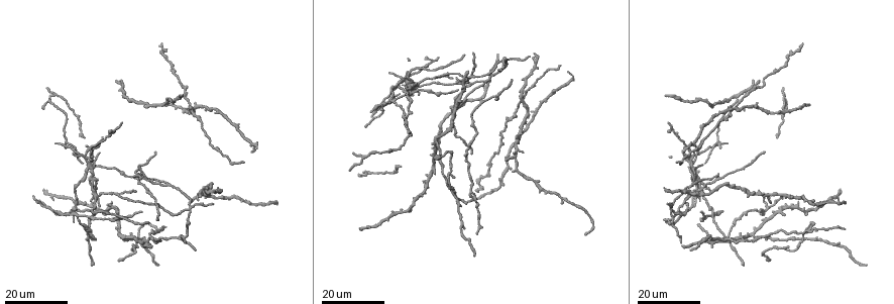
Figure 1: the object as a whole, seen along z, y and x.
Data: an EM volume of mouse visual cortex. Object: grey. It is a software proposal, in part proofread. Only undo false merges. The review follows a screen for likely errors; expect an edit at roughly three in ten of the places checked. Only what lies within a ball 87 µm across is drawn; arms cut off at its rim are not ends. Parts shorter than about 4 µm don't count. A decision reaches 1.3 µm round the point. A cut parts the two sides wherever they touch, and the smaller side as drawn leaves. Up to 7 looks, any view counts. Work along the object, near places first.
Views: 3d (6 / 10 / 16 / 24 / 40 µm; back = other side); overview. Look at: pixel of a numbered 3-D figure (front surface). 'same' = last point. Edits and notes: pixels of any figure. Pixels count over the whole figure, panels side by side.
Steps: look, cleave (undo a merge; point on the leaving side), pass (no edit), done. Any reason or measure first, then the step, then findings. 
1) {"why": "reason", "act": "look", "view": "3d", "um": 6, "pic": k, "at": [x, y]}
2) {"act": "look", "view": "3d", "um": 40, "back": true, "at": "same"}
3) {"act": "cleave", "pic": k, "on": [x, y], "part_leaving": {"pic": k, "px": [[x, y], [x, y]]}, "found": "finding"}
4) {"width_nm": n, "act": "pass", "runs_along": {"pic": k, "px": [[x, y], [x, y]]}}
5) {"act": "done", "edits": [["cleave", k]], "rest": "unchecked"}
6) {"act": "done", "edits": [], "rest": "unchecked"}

{"why": "three arms meet", "act": "look", "view": "3d", "um": 16, "pic": 1, "at": [118, 194]}

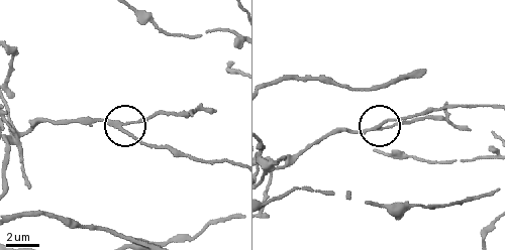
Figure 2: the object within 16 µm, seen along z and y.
{"why": "closer look", "act": "look", "view": "3d", "um": 6, "pic": 2, "at": [128, 123]}

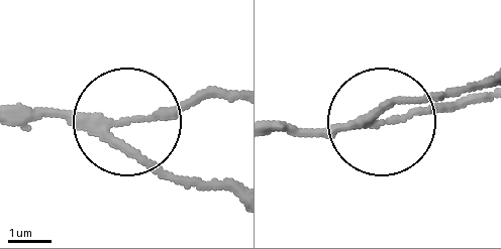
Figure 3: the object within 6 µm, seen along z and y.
{"arms": 3, "act": "cleave", "pic": 3, "on": [160, 108], "part_leaving": {"pic": 3, "px": [[96, 116], [233, 94]]}, "found": "a second neuron is stuck on"}

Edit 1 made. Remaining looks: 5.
{"why": "see it whole again", "act": "look", "view": "overview"}

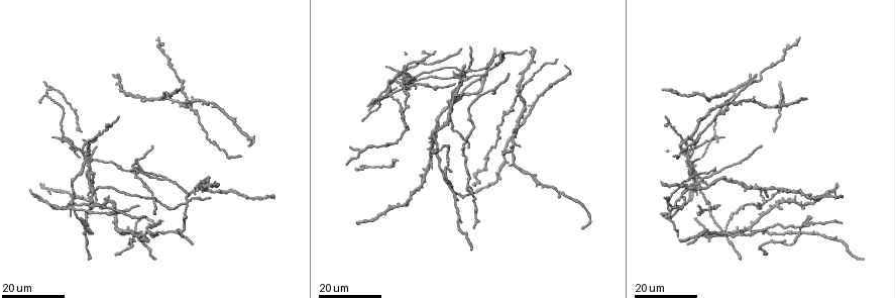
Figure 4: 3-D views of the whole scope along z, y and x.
{"why": "three arms meet", "act": "look", "view": "3d", "um": 24, "pic": 4, "at": [152, 196]}

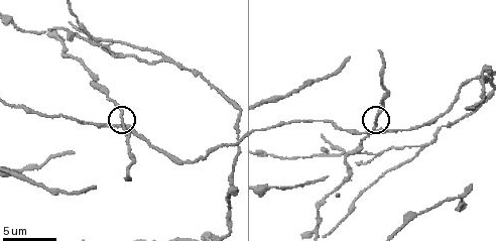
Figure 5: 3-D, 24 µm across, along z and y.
{"act": "look", "view": "3d", "um": 10, "pic": 5, "at": [377, 117]}

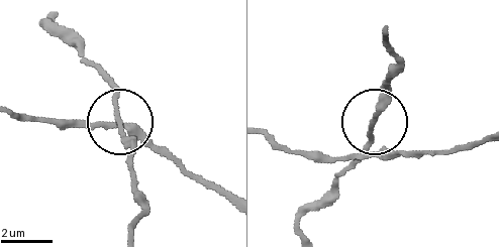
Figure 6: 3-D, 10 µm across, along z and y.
{"arms": 3, "act": "pass", "found": "continuous, no second neuron"}

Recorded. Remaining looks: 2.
{"why": "arms part here", "act": "look", "view": "3d", "um": 16, "pic": 5, "at": [167, 60]}

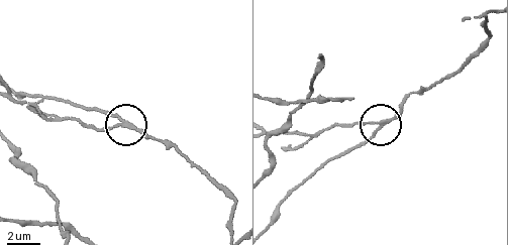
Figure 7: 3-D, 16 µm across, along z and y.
{"act": "cleave", "pic": 7, "on": [115, 113], "part_leaving": {"pic": 7, "px": [[131, 124], [72, 104], [15, 94]]}, "found": "two neurons meet here"}

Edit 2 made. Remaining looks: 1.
{"act": "done", "edits": [["cleave", 3], ["cleave", 7]], "rest": "unchecked"}

